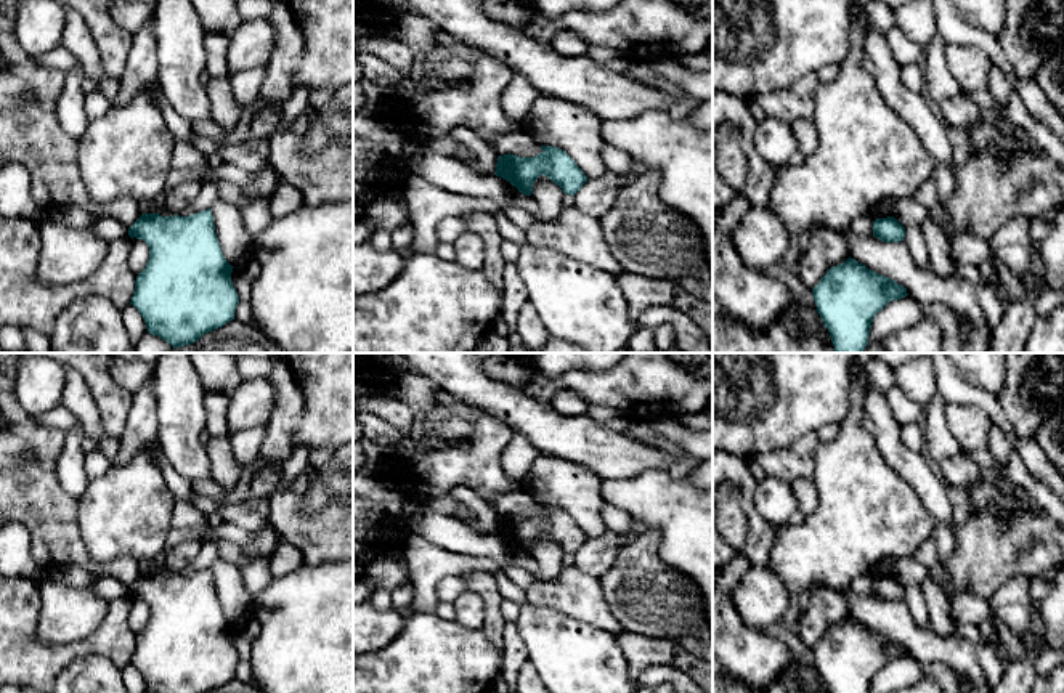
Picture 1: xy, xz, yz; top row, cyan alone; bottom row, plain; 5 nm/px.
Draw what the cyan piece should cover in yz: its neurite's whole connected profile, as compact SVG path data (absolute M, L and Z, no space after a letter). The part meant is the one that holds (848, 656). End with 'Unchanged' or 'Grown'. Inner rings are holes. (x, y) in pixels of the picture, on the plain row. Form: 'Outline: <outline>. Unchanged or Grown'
Outline: M851 616L830 627L812 653L830 693L870 693L876 672L908 654L904 645Z. Unchanged

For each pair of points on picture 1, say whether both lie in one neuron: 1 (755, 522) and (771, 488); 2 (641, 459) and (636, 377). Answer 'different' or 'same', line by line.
1: different
2: different

